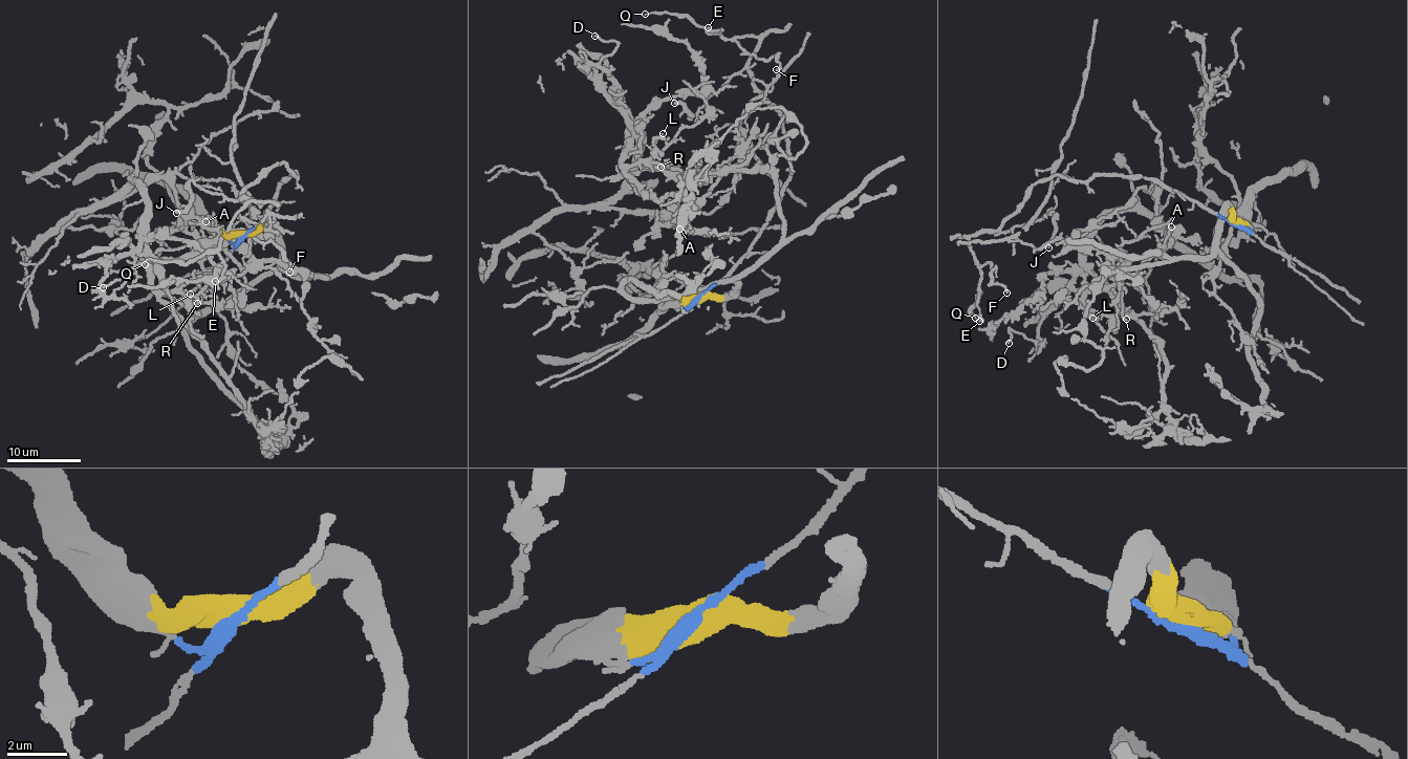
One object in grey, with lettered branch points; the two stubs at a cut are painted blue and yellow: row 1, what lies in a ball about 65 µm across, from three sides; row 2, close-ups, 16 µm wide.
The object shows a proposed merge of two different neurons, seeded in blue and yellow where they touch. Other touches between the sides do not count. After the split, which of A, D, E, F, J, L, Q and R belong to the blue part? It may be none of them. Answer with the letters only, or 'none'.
E, F, J, Q

